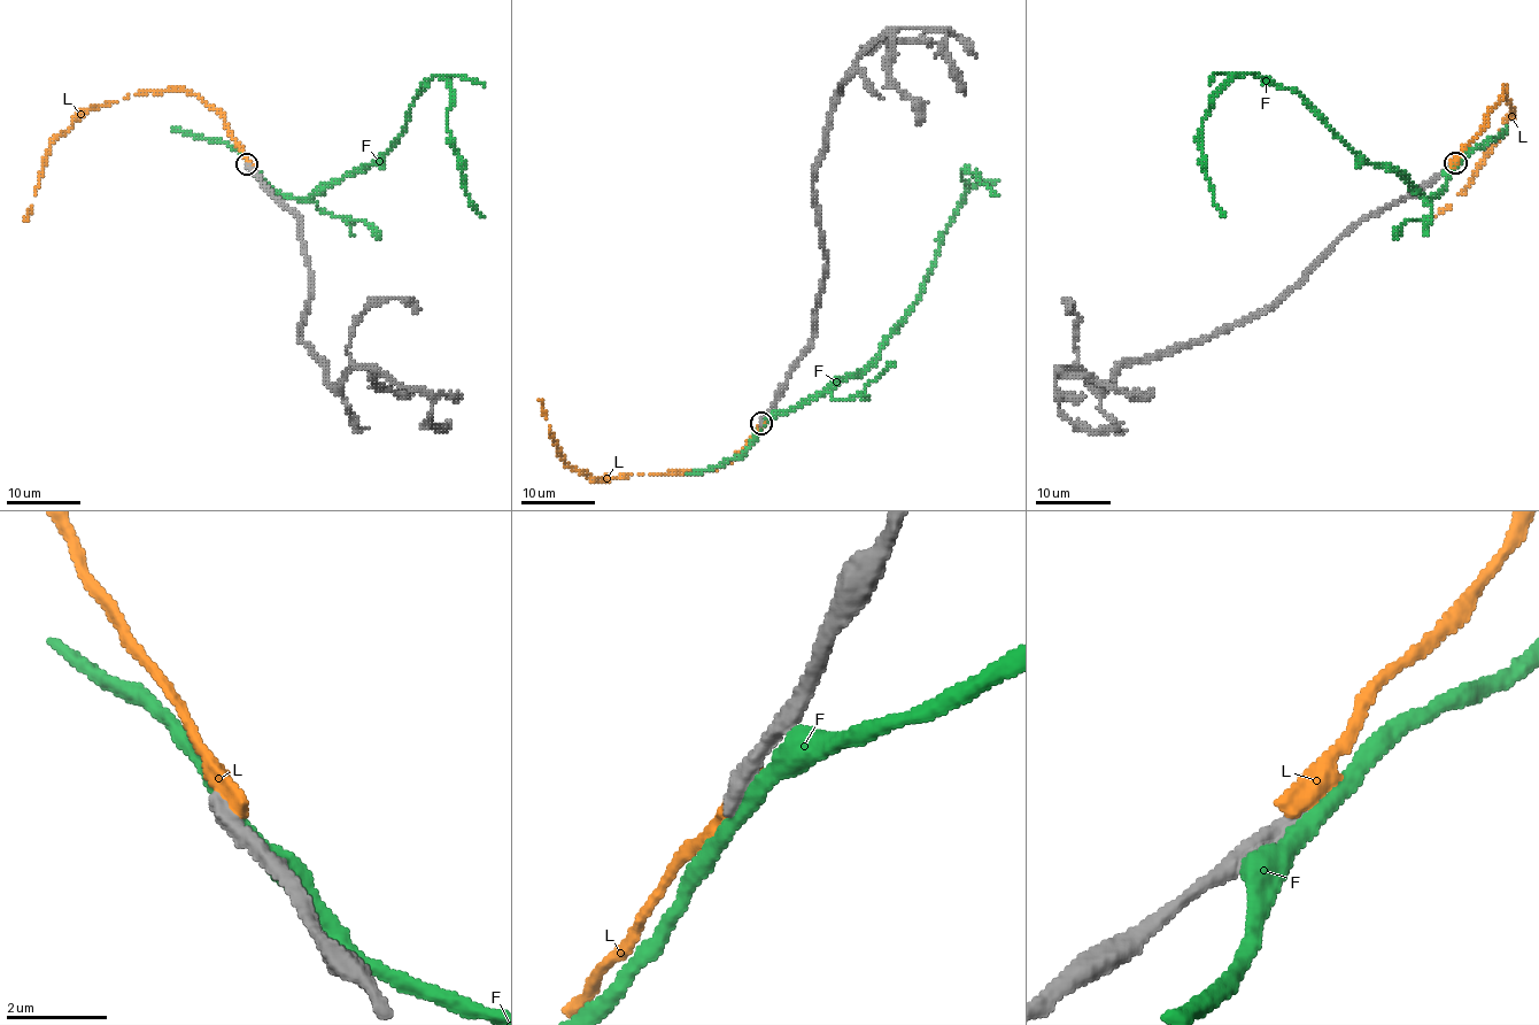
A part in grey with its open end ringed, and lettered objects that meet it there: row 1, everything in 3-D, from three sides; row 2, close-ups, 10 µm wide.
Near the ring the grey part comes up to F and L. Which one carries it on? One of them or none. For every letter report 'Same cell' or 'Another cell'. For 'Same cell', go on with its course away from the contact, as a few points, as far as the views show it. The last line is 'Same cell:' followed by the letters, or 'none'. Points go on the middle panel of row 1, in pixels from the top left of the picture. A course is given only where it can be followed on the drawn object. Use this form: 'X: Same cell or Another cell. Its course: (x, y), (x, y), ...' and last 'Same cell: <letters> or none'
F: Another cell
L: Another cell
Same cell: none

